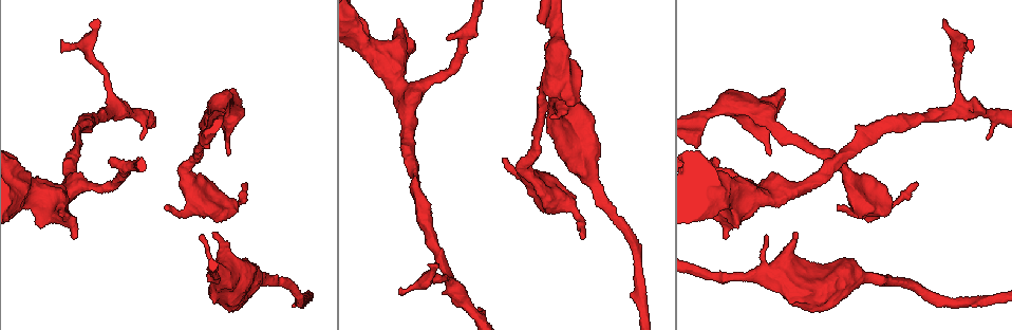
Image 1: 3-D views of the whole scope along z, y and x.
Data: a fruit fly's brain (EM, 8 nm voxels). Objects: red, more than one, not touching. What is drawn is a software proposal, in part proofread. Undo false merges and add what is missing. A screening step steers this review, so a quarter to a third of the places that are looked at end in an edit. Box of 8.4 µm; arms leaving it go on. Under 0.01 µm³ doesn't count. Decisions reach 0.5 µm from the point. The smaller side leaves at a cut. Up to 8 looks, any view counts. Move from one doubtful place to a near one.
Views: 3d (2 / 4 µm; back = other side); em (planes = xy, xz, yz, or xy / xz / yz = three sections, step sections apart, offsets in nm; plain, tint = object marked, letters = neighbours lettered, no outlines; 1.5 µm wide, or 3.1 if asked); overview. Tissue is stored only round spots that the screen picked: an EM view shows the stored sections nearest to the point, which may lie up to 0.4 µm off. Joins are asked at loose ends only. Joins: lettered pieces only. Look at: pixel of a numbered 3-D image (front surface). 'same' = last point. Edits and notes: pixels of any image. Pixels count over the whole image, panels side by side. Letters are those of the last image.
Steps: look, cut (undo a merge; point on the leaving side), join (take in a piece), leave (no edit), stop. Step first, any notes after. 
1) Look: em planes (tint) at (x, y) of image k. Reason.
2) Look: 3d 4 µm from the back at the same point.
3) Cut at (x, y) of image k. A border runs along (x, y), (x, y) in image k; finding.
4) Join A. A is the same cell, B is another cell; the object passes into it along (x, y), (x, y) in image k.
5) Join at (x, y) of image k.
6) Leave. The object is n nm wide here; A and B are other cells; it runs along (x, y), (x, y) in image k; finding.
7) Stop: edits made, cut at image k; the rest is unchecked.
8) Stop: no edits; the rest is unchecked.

Look: 3d 4 µm at (400, 21) of image 1. Free end.

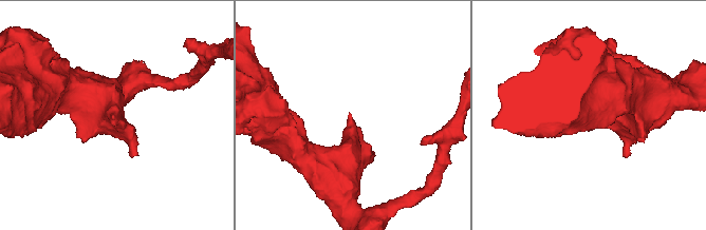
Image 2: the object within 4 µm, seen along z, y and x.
Look: em planes (letters) at (112, 116) of image 2. Need the tissue.

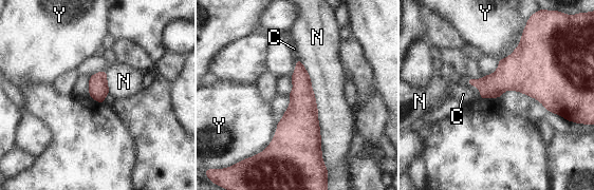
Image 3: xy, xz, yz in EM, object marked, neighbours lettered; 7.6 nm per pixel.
Leave. C, N and Y are other cells; a border runs along (299, 59), (315, 97), (323, 163) in image 3; no lettered piece goes on from it.

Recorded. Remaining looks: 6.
Look: em planes (letters) at (200, 236) of image 1. An open end.

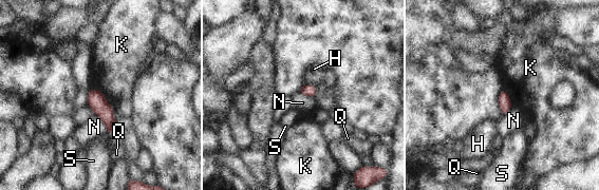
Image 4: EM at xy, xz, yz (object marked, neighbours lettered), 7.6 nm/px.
Leave. The longest contact is with N, 180 nm; H, K, N, Q and S are other cells; a border runs along (504, 88), (511, 107) in image 4; none of them fits.

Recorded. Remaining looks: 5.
Look: em xy step 8 (letters) at (140, 138) of image 1. Branch stops here.

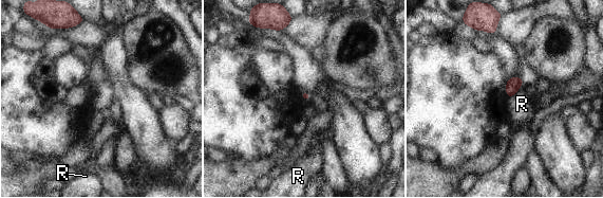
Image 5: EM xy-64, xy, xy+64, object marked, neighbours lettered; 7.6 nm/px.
Look: em planes (letters) at the same point. Another direction.

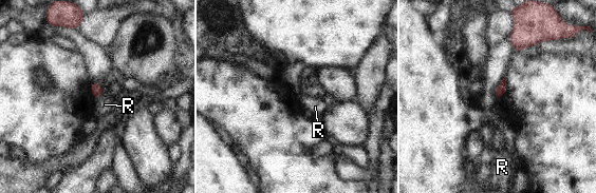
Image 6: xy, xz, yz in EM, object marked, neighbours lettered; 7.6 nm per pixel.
Leave. R is another cell; none of them fits.

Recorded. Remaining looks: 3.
Stop: no edits; the rest is unchecked.

